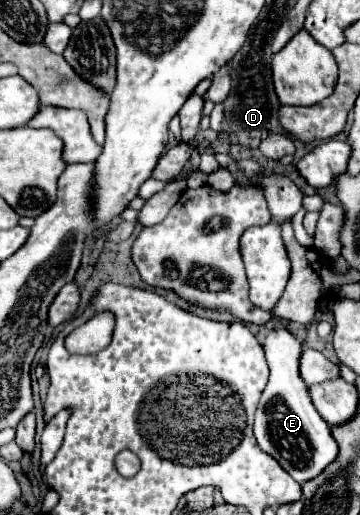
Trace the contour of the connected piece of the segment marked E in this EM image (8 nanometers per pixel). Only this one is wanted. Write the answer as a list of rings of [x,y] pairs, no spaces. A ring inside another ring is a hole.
[[[275,328],[266,336],[262,346],[270,366],[270,378],[258,402],[254,436],[266,454],[276,458],[296,482],[304,484],[320,476],[324,468],[336,460],[338,444],[332,438],[330,426],[316,412],[306,382],[300,378],[300,358],[296,354],[302,344],[286,328]],[[278,338],[280,344],[276,344]],[[294,358],[298,358],[298,362]]]

